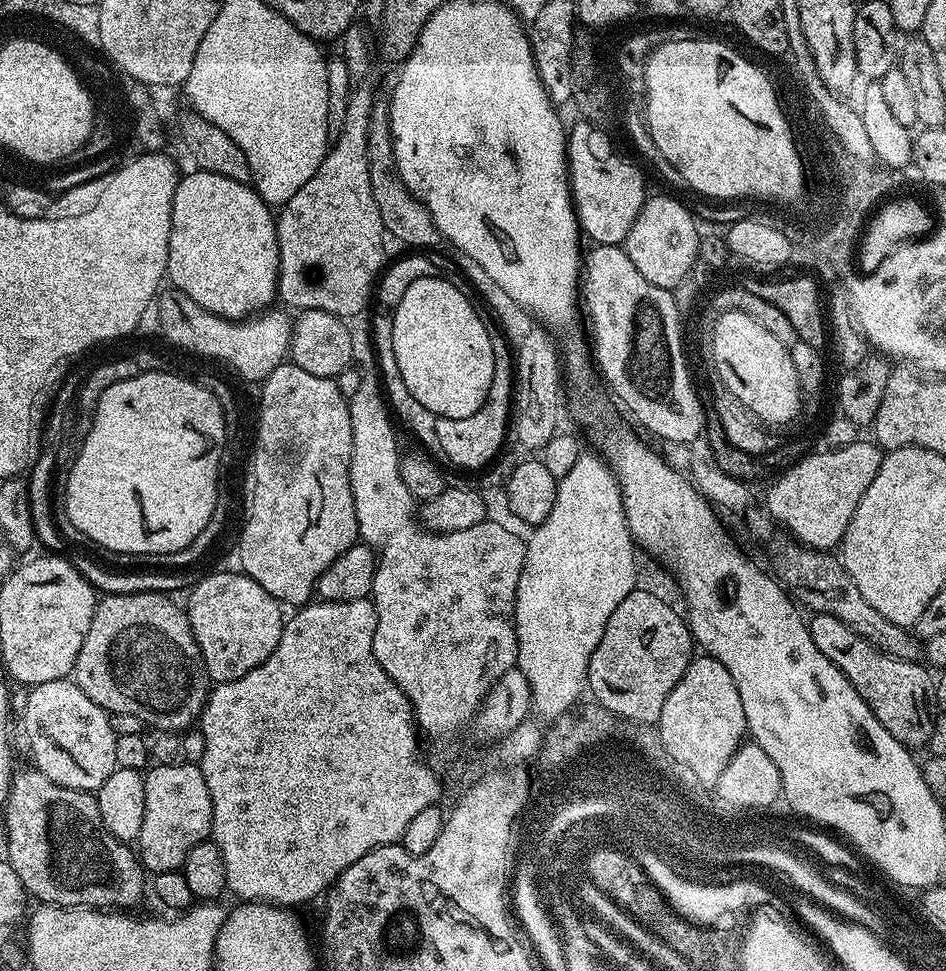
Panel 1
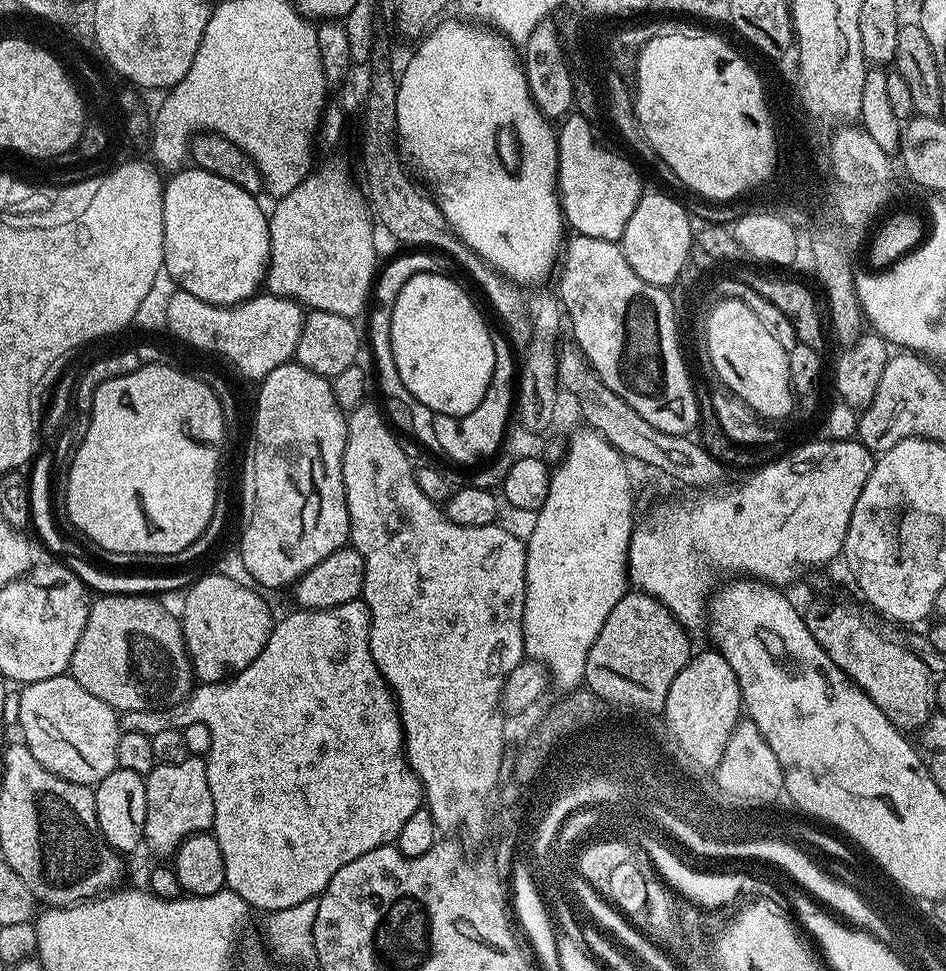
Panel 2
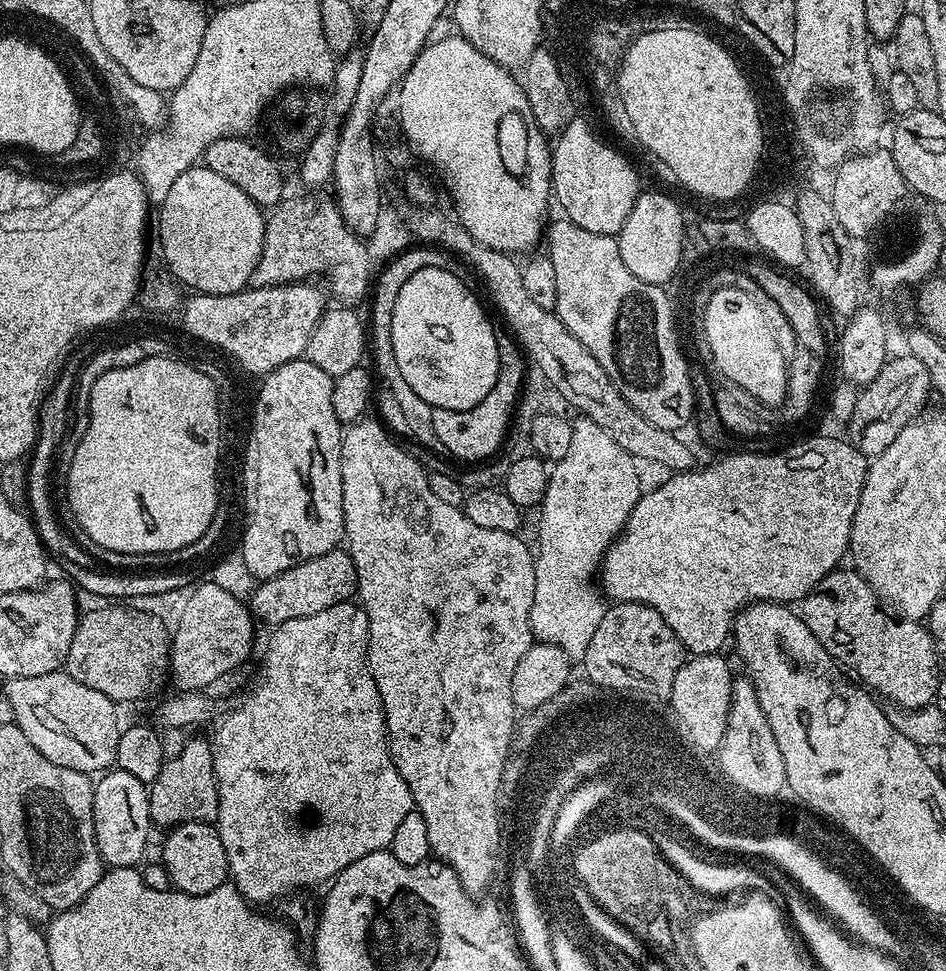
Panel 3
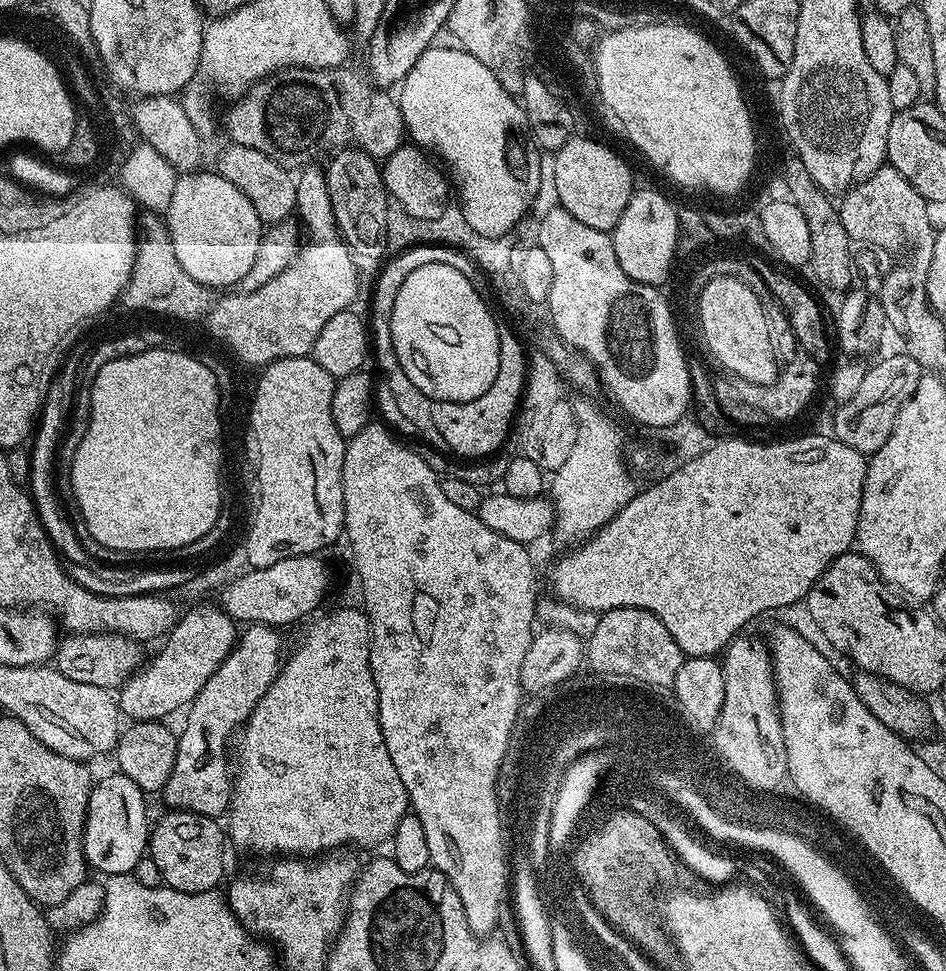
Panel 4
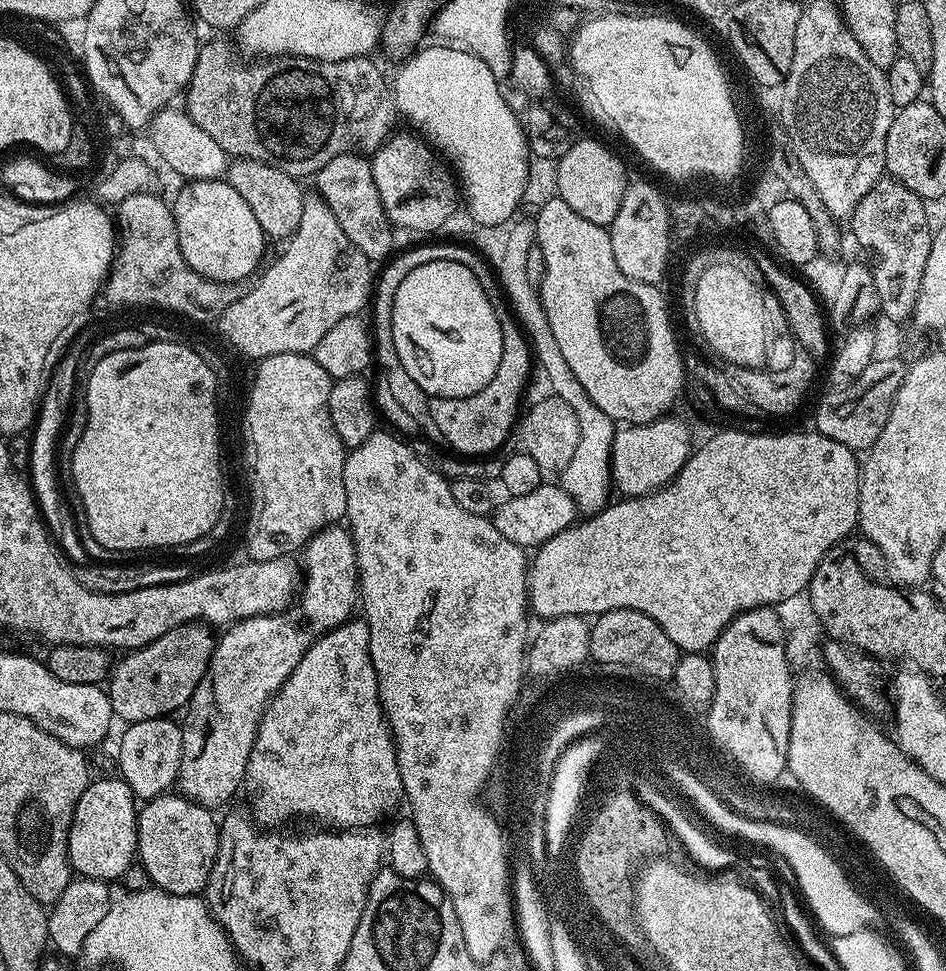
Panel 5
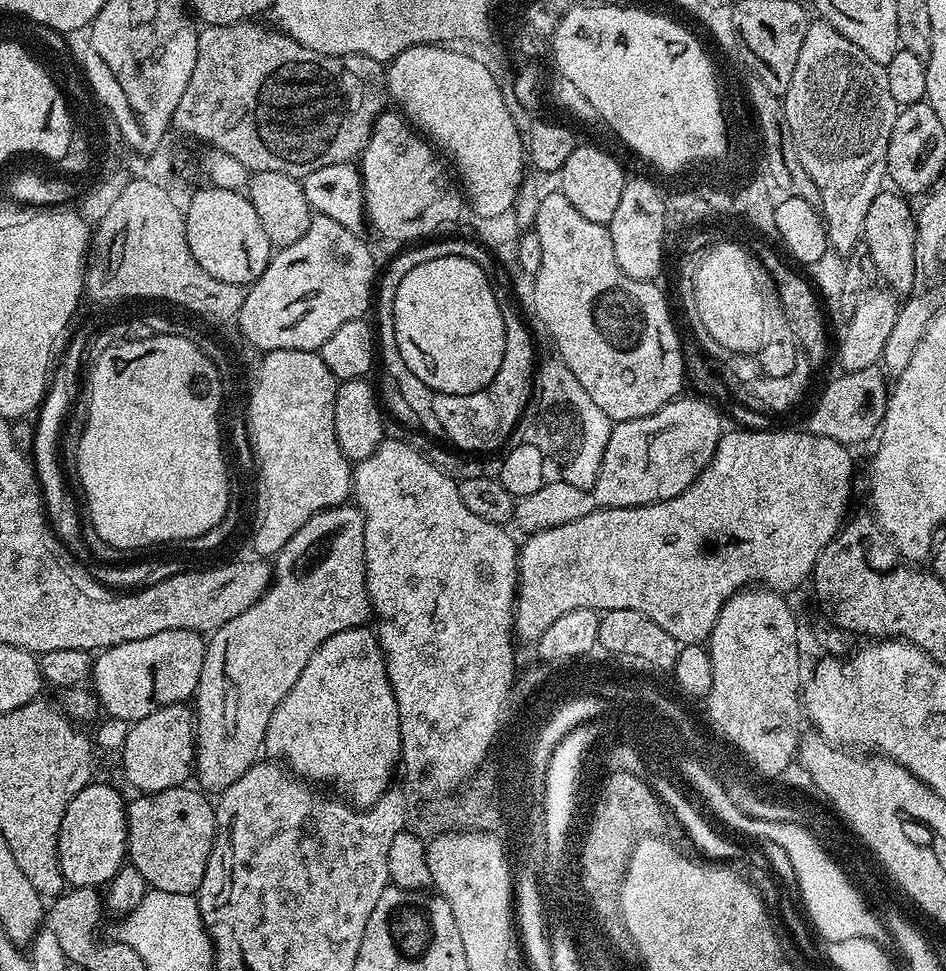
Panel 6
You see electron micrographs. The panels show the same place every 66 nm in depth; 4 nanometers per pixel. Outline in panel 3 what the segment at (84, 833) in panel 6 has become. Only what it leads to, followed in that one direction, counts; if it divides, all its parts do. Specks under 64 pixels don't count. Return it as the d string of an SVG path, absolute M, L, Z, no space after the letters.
M109 770L95 781L95 786L92 817L100 857L108 868L131 868L139 865L145 859L144 847L148 844L148 835L154 832L148 801L149 785L134 778L134 774Z

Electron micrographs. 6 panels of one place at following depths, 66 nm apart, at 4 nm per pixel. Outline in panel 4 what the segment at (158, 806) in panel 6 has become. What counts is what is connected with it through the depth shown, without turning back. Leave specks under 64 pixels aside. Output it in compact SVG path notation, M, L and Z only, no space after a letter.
M168 810L165 811L165 816L161 818L160 821L153 823L150 828L150 835L148 837L148 850L147 855L152 857L154 866L158 866L158 870L162 872L162 878L164 879L164 884L167 887L178 890L179 892L210 892L219 889L221 886L220 879L224 876L224 844L226 848L226 832L222 827L221 821L219 819L210 816L199 816L197 812L186 812L183 810Z

